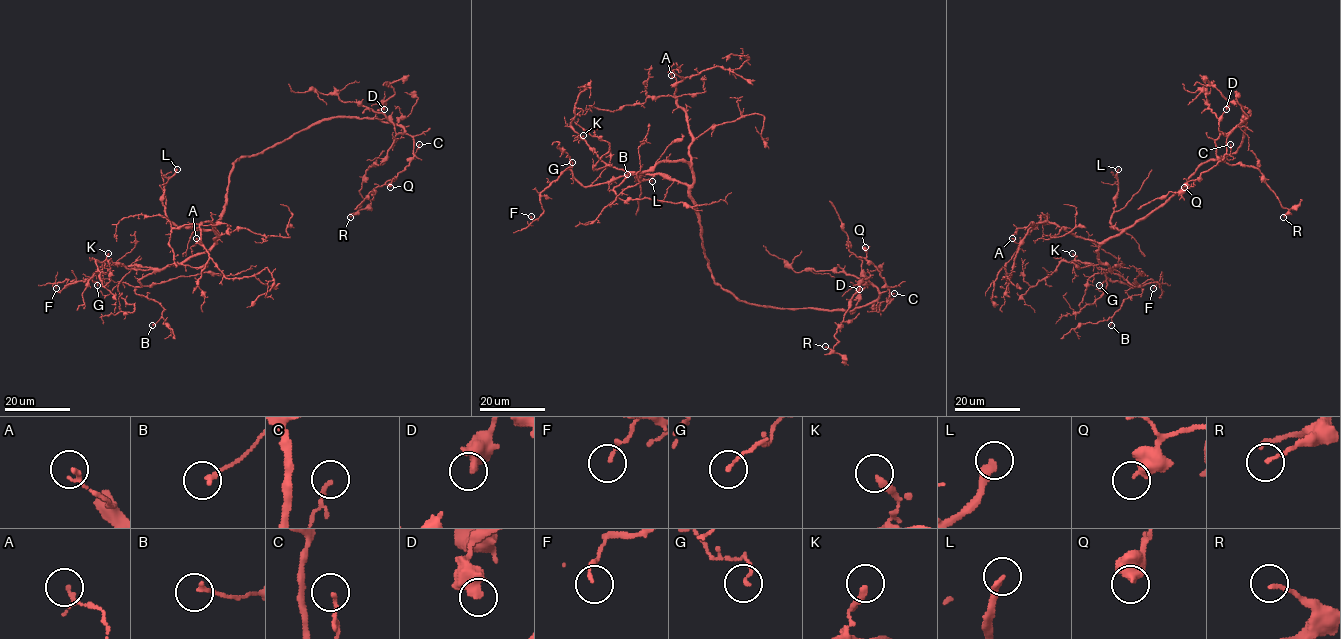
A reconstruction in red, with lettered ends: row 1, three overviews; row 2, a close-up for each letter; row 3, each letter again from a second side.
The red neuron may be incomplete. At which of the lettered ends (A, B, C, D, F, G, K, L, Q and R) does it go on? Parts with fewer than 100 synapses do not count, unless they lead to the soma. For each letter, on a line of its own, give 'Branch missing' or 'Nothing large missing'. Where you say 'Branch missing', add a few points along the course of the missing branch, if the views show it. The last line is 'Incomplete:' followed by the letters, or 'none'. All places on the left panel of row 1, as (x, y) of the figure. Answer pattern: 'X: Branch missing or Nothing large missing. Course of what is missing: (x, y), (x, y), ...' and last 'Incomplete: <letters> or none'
A: Nothing large missing
B: Nothing large missing
C: Nothing large missing
D: Nothing large missing
F: Nothing large missing
G: Nothing large missing
K: Nothing large missing
L: Branch missing. Course of what is missing: (177, 169), (186, 156), (201, 93), (170, 68), (147, 8), (121, 5)
Q: Nothing large missing
R: Nothing large missing
Incomplete: L

